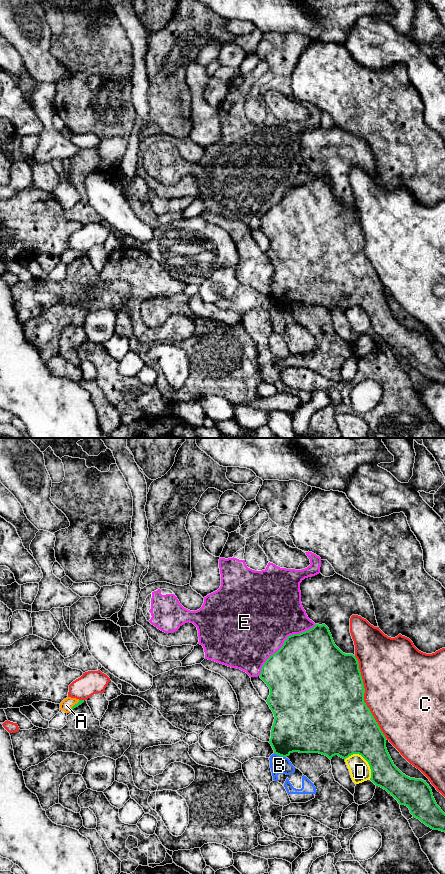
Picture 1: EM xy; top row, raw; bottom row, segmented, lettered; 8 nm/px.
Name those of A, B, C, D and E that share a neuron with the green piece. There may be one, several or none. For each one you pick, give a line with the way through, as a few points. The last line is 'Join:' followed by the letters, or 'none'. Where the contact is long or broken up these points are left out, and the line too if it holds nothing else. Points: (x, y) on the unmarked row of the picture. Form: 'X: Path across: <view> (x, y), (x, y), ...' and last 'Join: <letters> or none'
A: Path across: xy (80, 254), (74, 257), (66, 257)
Join: A

